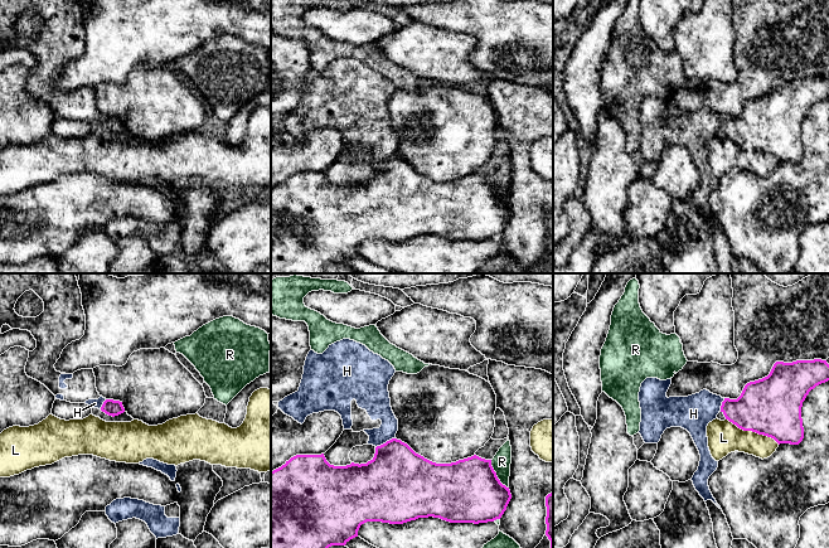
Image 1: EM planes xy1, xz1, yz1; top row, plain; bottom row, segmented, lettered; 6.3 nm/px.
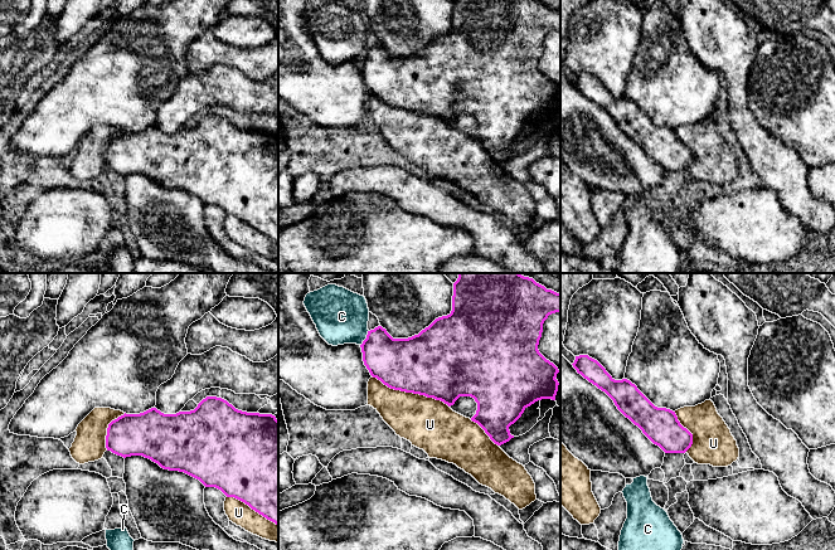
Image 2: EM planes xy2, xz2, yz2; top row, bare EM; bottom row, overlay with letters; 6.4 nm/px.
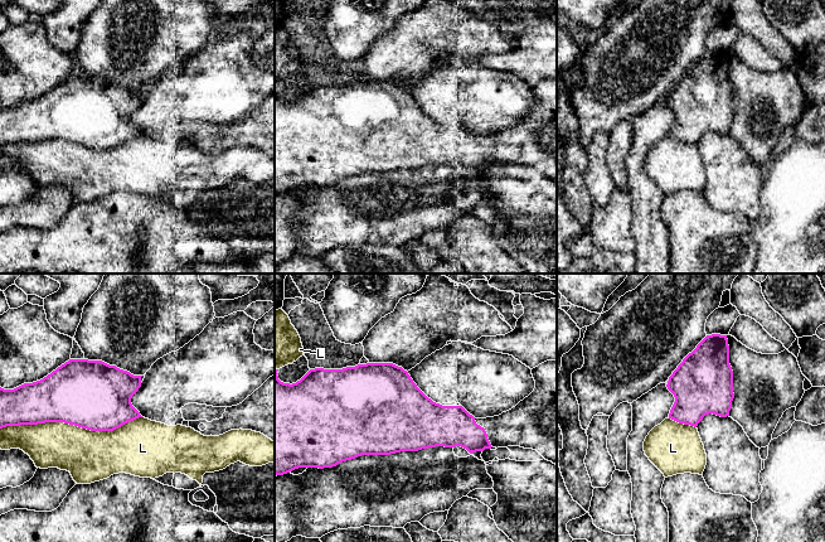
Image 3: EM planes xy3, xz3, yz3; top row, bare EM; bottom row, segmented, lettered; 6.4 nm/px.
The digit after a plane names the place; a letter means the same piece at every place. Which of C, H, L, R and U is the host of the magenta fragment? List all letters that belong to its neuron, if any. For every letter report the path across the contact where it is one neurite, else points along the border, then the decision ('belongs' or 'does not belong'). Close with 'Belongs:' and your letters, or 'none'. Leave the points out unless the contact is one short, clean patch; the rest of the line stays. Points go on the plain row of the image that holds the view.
C: border xz2 (368, 48), (367, 56), (360, 63); does not belong
H: border xz1 (393, 155), (376, 165); does not belong
L: does not belong
R: border xz1 (490, 178), (497, 195), (508, 205); does not belong
U: does not belong
Belongs: none

